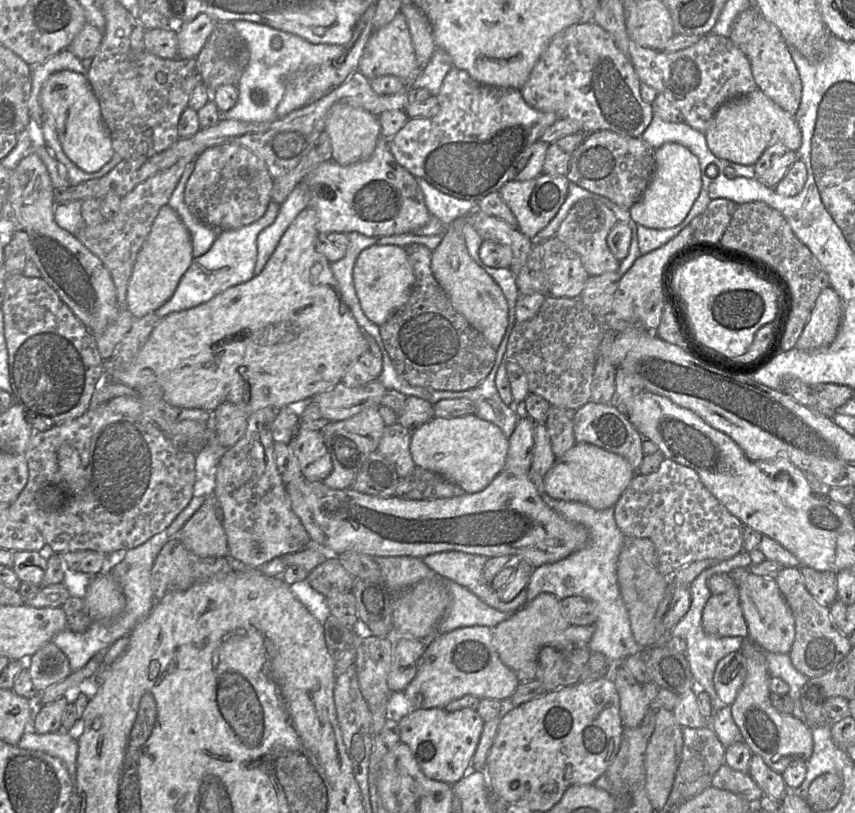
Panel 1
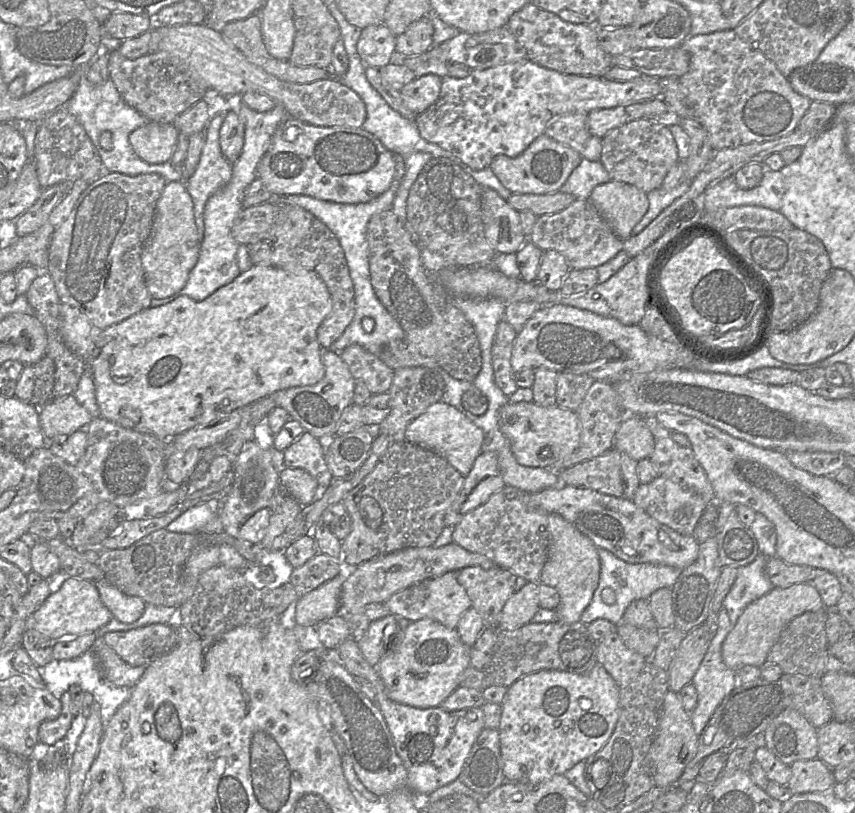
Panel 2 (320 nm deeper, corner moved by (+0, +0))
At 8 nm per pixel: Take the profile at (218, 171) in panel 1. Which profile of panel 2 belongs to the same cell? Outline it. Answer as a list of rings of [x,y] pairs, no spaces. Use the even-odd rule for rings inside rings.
[[[232,110],[226,113],[219,130],[219,144],[226,160],[233,164],[240,156],[244,144],[244,124]]]

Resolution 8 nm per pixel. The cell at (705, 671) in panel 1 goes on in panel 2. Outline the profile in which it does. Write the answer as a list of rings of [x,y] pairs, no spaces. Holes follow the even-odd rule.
[[[724,607],[718,612],[718,629],[710,646],[692,679],[692,684],[697,690],[698,701],[696,707],[690,712],[691,721],[697,736],[701,734],[717,707],[723,699],[737,687],[737,673],[728,668],[722,659],[722,645],[734,626],[731,625],[729,616]]]

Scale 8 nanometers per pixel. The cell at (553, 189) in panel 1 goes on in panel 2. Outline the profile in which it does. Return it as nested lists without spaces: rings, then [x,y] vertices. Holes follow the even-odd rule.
[[[542,134],[519,156],[497,155],[489,167],[512,194],[548,194],[560,190],[581,160],[577,151]]]

